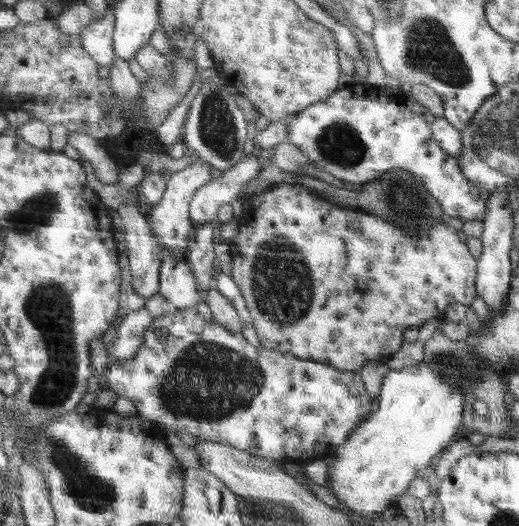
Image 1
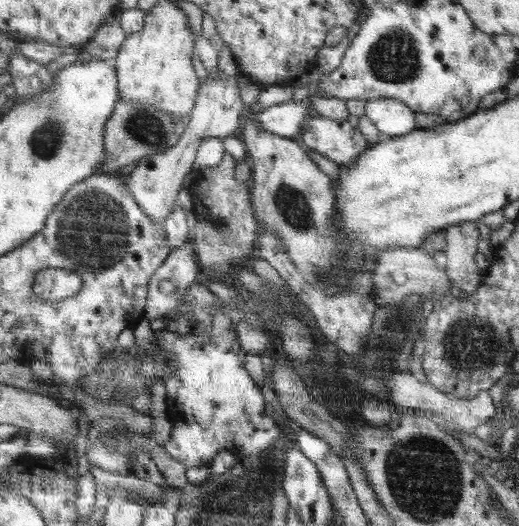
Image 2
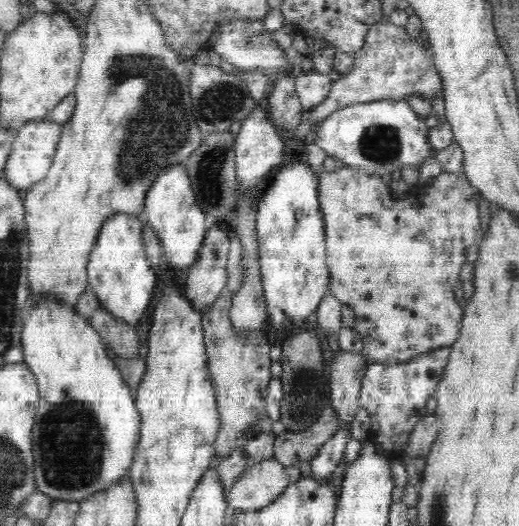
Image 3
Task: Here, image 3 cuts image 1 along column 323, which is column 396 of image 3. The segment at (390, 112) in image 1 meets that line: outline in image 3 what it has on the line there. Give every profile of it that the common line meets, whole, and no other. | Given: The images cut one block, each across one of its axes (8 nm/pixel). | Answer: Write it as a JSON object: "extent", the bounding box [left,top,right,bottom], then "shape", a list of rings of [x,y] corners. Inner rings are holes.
{"extent":[316,100,436,176],"shape":[[[378,100],[370,104],[352,104],[332,112],[318,124],[316,144],[344,166],[368,170],[382,176],[402,172],[410,166],[420,168],[436,154],[428,146],[428,132],[424,118],[418,118],[408,100]]]}

